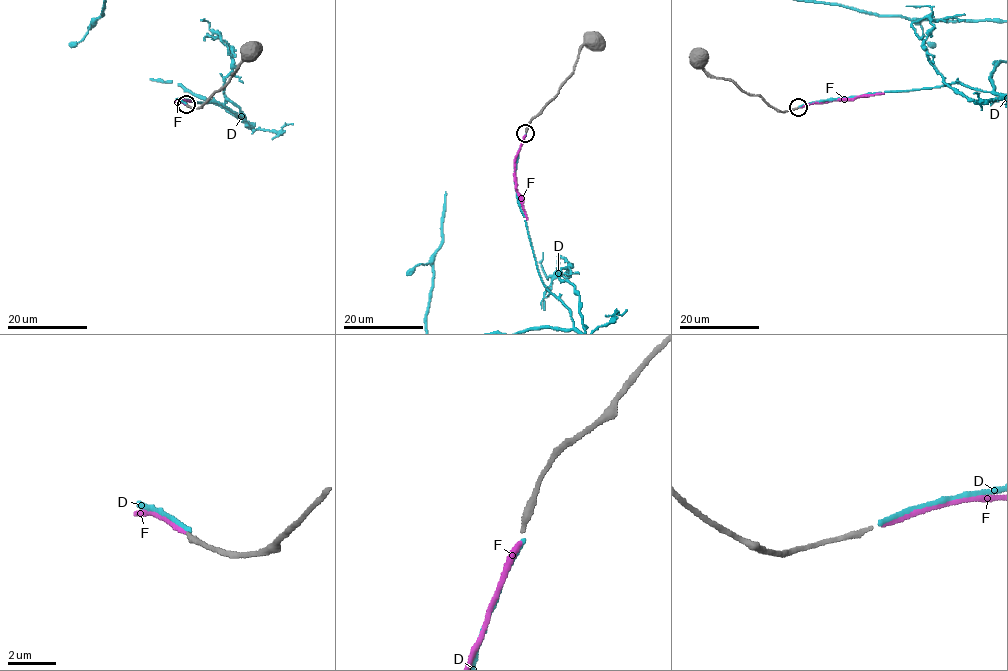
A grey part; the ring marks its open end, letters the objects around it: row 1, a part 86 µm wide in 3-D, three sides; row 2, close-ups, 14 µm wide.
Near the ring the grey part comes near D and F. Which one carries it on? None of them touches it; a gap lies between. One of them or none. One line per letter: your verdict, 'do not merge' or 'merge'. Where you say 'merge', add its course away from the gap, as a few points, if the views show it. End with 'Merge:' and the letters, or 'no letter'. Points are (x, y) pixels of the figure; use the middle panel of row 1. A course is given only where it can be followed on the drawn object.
D: do not merge
F: merge; course (526, 134), (514, 167), (515, 189), (527, 219)
Merge: F

